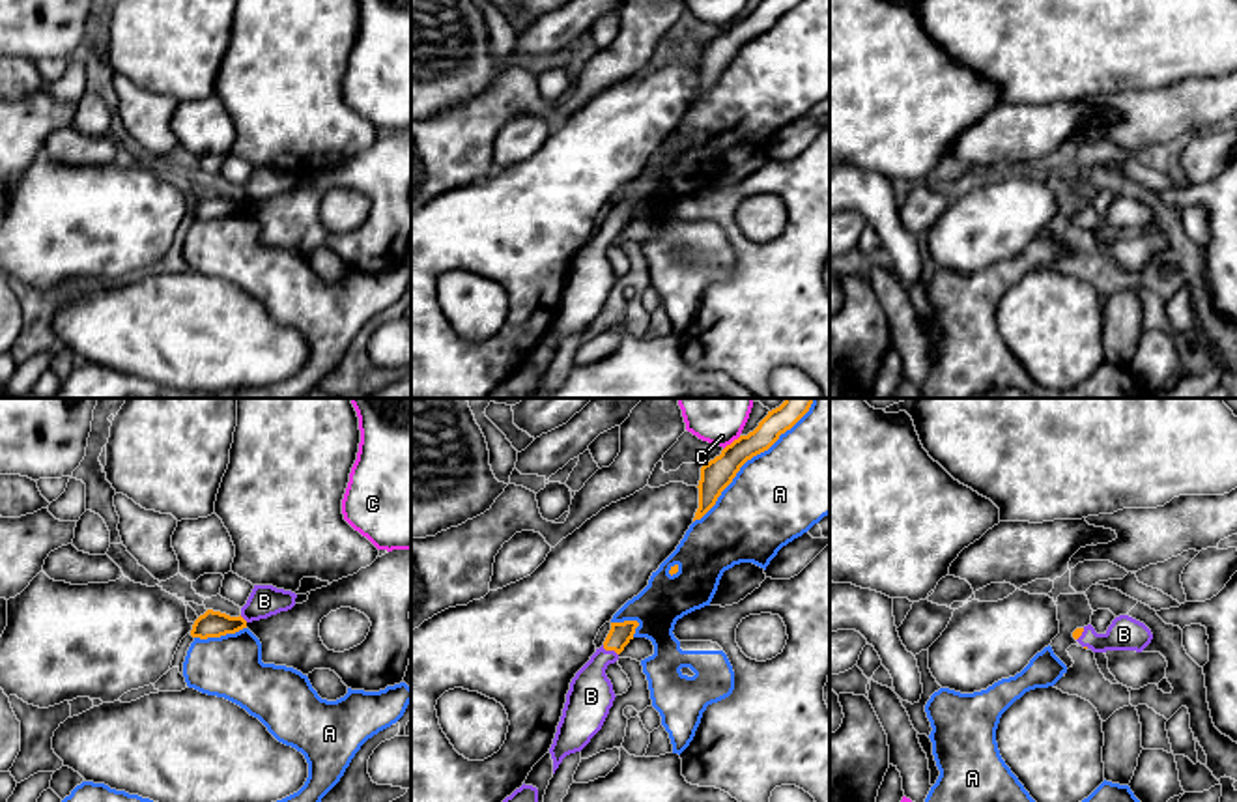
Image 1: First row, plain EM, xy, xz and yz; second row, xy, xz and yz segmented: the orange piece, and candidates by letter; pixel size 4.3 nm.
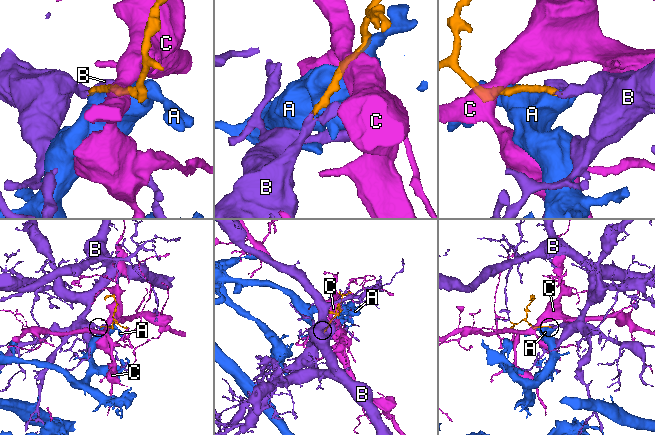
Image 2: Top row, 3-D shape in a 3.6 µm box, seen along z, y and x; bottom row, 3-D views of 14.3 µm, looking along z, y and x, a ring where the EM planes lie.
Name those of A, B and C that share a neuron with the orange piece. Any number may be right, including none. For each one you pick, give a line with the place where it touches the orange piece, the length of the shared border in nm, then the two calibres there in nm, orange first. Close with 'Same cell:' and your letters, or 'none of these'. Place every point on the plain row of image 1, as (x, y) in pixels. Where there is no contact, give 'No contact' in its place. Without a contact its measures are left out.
B: Touches orange at xz (610, 230). Shared border 80 nm. Thickness 100 nm (orange) against 200 nm
Same cell: B

